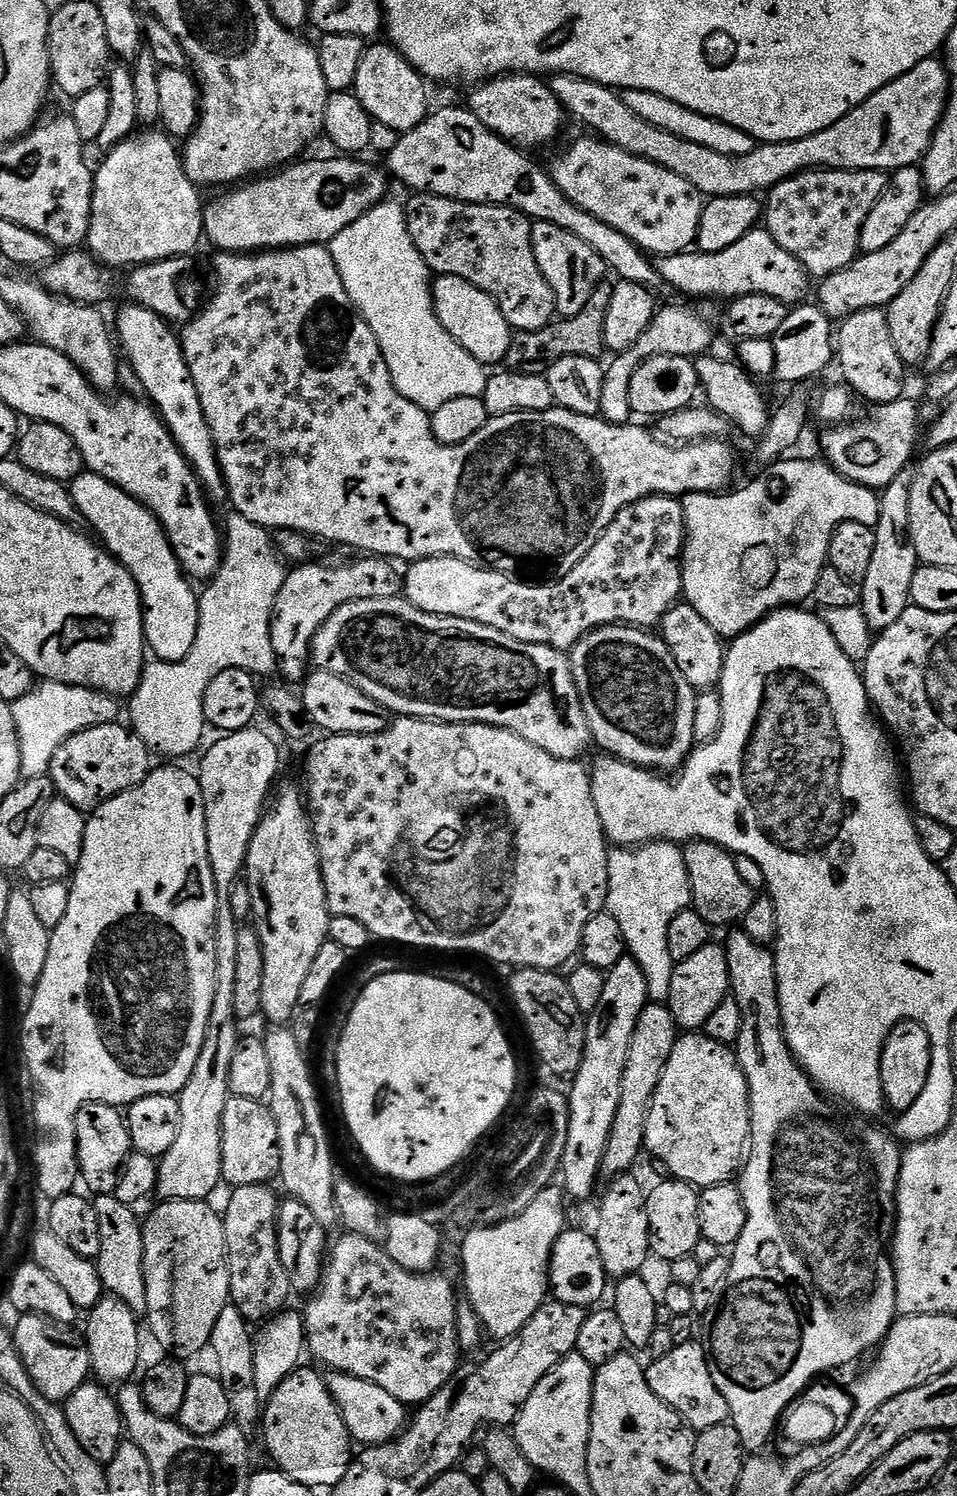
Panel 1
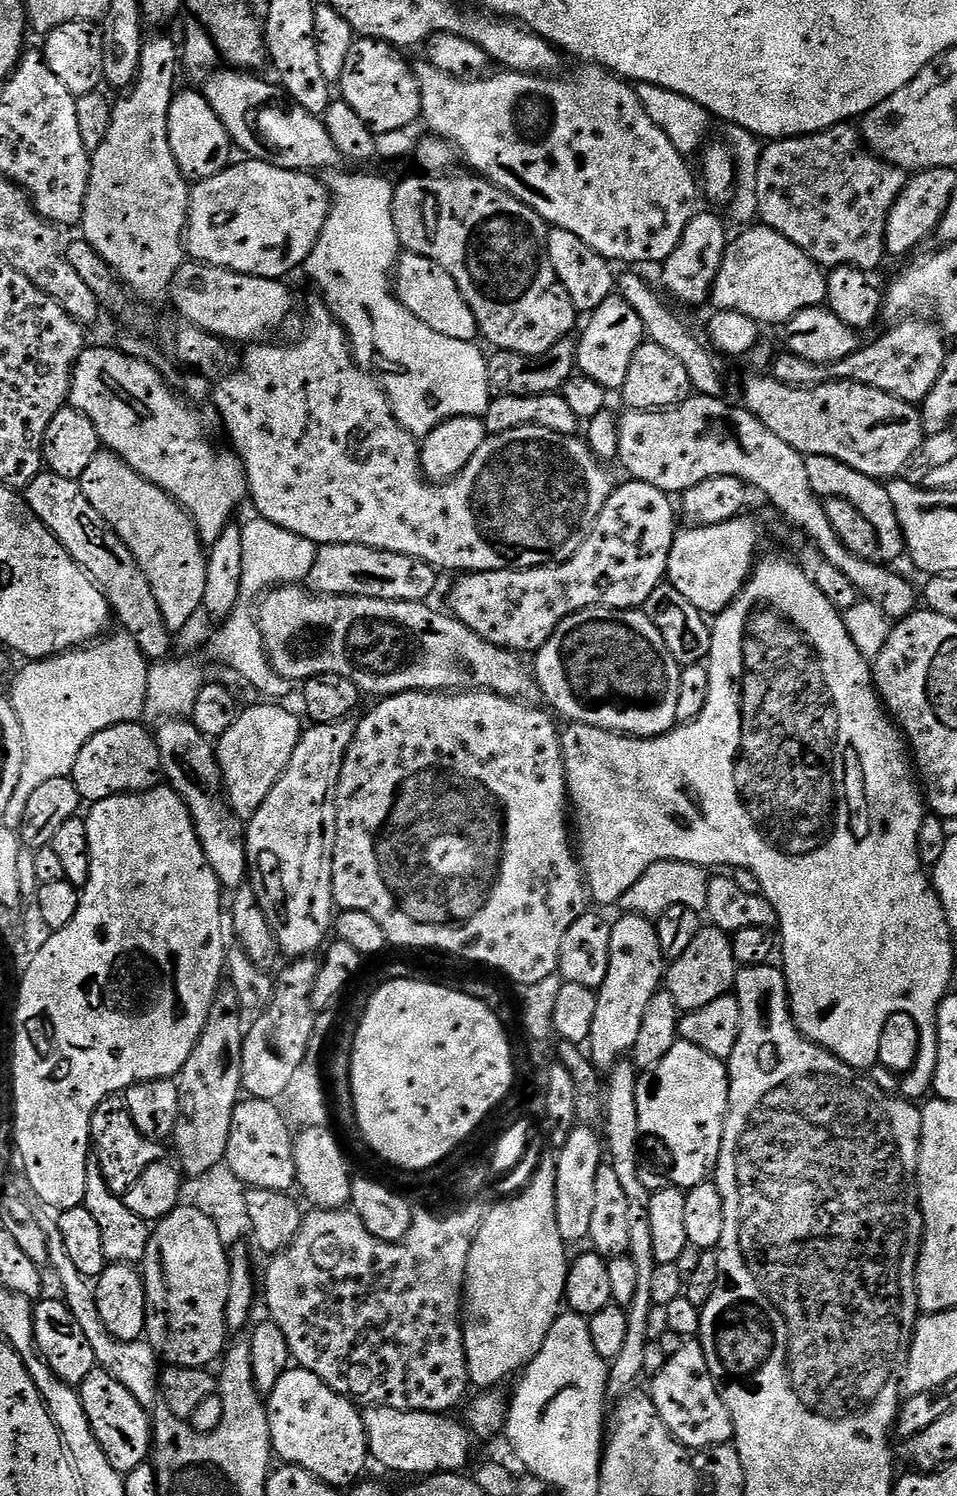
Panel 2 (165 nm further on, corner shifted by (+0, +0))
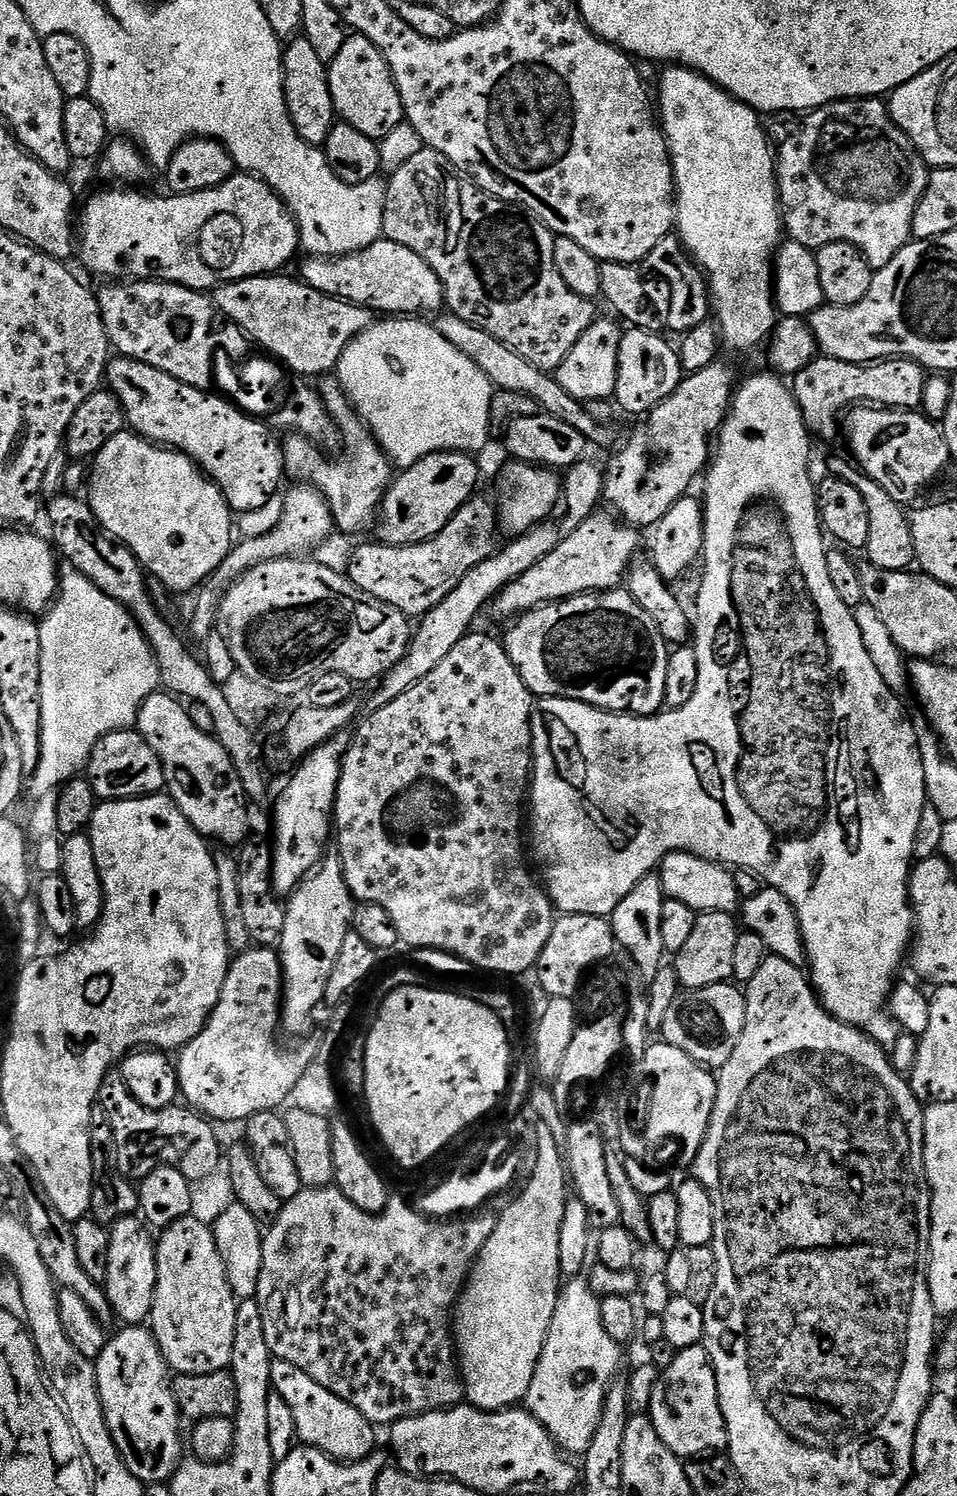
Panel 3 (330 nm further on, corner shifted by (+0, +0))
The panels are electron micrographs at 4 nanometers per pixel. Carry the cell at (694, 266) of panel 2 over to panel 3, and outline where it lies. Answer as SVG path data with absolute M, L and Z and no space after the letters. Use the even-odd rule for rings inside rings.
M673 234L662 238L650 254L641 260L639 269L644 273L644 289L648 301L656 309L656 314L661 325L665 324L675 334L683 334L694 330L694 326L705 323L710 316L710 293L708 281L701 272L692 255L684 249L679 235Z

